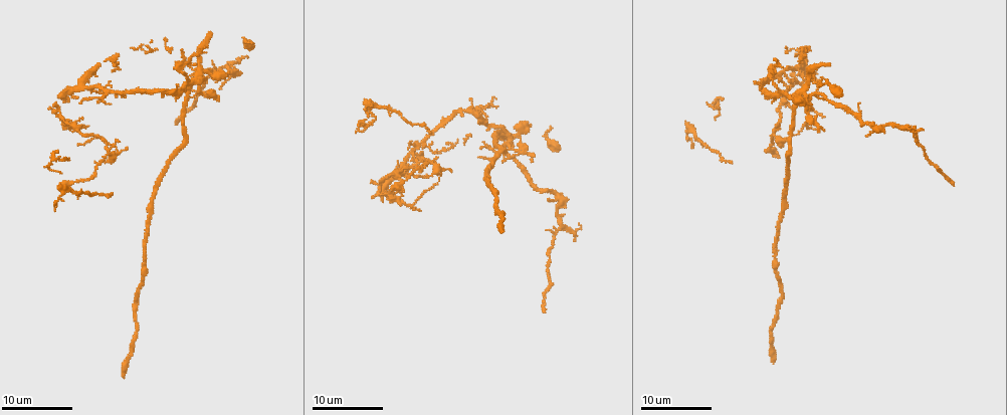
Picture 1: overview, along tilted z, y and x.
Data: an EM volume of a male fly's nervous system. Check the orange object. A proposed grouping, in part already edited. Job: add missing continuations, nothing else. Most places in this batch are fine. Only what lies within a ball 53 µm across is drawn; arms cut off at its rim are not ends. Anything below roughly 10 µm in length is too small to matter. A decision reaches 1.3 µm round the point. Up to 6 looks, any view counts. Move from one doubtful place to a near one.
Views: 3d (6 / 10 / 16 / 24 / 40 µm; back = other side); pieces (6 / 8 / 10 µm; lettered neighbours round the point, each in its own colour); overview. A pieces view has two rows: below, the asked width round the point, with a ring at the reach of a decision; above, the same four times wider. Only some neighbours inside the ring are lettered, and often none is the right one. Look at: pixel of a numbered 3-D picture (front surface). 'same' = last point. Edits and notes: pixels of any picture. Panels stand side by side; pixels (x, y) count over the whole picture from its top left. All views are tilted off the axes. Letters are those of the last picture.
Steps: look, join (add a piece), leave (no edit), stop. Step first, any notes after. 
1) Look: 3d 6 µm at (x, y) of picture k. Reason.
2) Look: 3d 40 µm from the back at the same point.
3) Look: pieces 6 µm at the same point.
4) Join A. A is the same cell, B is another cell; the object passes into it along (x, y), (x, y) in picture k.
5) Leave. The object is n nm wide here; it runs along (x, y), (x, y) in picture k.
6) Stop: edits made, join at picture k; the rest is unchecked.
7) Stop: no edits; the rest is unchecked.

Look: pieces 6 µm at (392, 187) of picture 1. An open end.

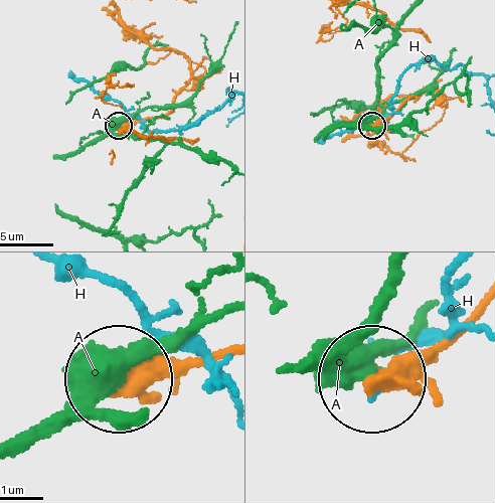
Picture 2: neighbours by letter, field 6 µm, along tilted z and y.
Leave. A and H are other cells; no lettered piece goes on from it.

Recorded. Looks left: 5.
Look: 3d 10 µm at (429, 175) of picture 1. Thin end.

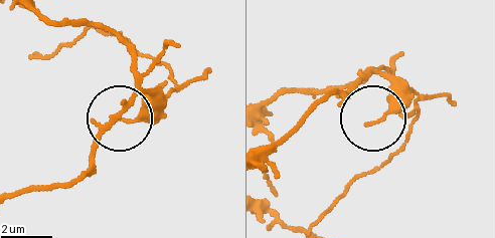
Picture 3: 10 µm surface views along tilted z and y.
Look: pieces 10 µm at (368, 125) of picture 3.

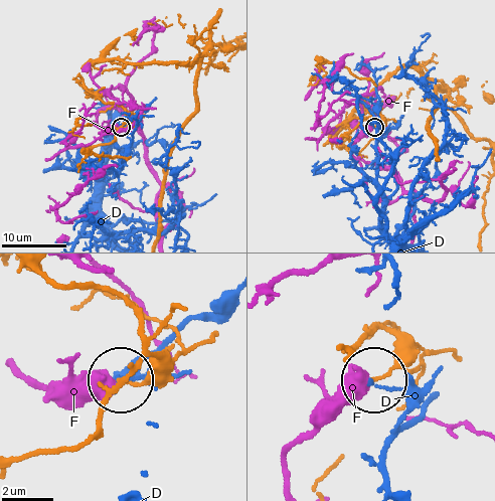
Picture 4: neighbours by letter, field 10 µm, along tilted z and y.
Leave. D and F are other cells; none of them fits.

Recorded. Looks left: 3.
Look: pieces 6 µm at (417, 208) of picture 1. An open end.

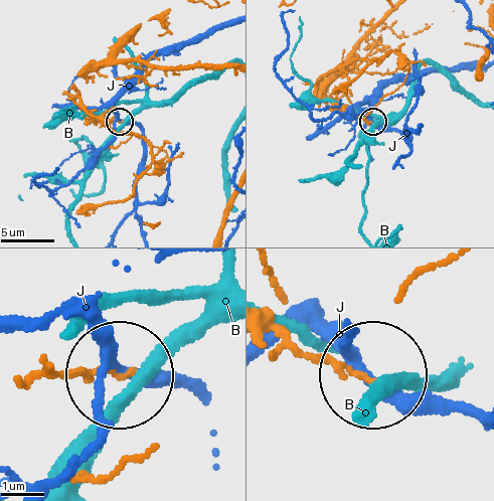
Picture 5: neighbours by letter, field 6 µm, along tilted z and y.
Leave. B and J are other cells; it runs along (270, 325), (308, 359), (370, 377) in picture 5; none of them fits.

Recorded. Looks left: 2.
Stop: no edits; the rest is unchecked.

